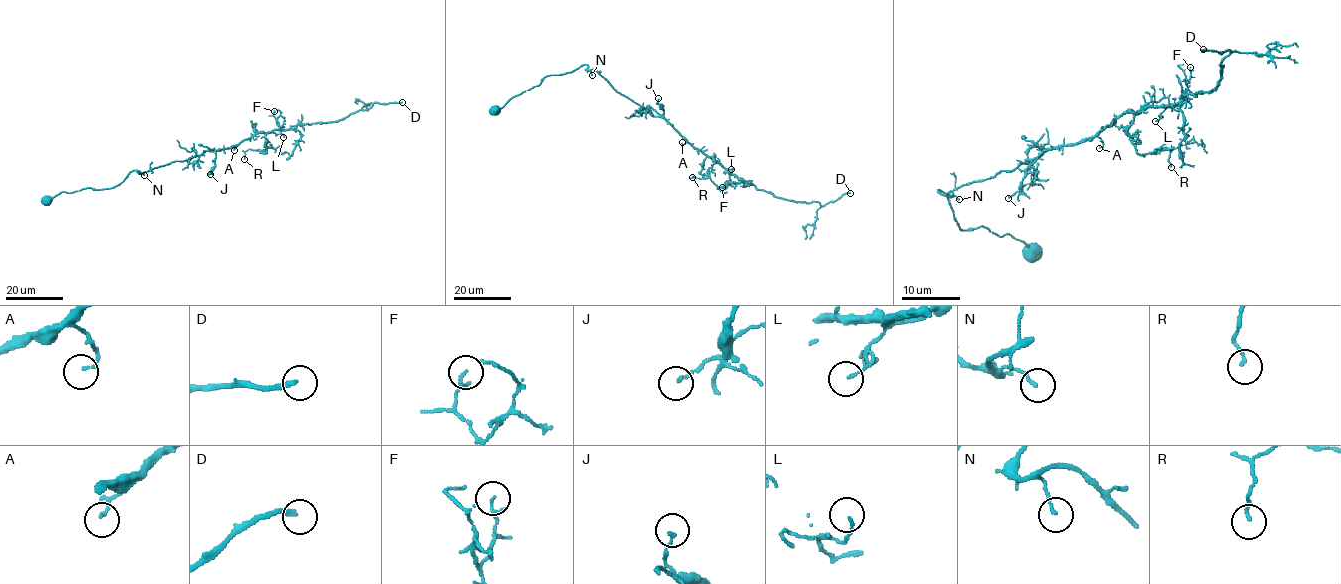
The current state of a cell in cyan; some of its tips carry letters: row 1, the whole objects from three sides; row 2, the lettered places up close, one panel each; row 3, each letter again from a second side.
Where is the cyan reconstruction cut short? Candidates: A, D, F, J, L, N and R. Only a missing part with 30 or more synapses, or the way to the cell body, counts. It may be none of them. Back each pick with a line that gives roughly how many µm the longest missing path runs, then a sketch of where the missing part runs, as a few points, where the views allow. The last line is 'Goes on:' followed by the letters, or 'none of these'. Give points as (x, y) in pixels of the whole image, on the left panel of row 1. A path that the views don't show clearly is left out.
D: Missing length about 30 µm
Goes on: D

